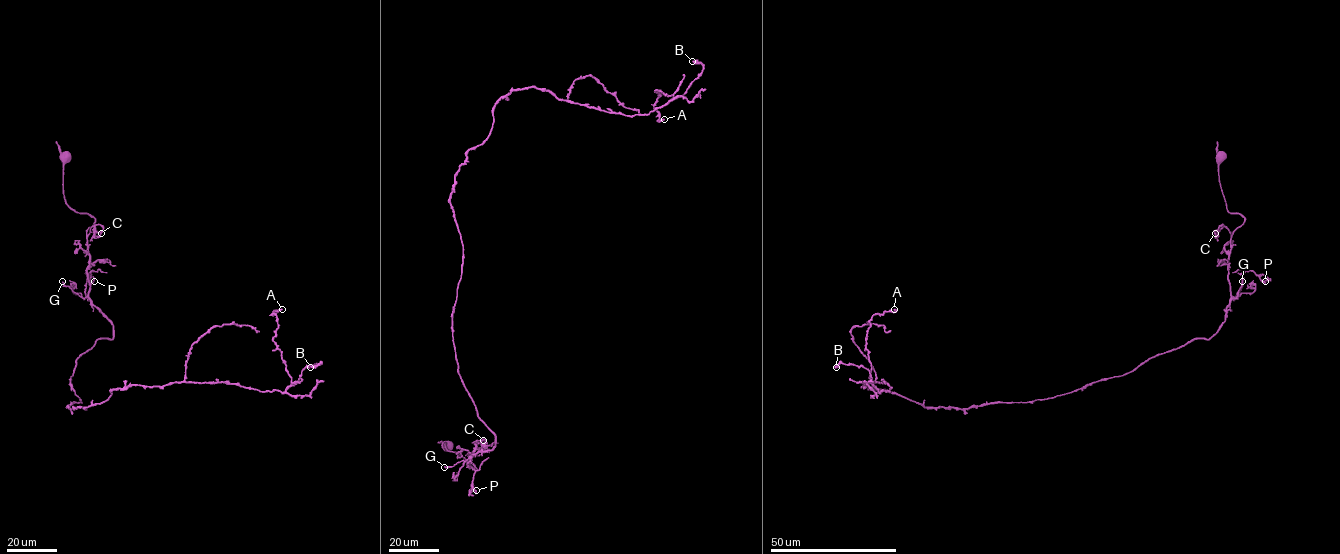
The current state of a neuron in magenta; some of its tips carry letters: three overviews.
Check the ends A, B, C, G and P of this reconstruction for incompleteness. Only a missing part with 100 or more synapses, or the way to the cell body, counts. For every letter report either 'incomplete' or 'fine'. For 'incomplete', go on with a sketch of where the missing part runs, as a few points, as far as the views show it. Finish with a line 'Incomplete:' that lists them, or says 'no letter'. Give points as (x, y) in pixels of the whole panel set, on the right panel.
A: fine
B: fine
C: fine
G: fine
P: fine
Incomplete: no letter

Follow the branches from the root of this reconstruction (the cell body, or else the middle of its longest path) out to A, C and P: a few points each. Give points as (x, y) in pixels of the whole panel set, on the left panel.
A: (65, 157), (113, 326), (70, 409), (284, 392), (282, 309)
C: (65, 157), (65, 203), (95, 219), (87, 235), (93, 226), (96, 236), (101, 233)
P: (65, 157), (65, 203), (95, 219), (86, 231), (88, 298), (85, 288), (91, 271), (87, 276), (94, 281)

